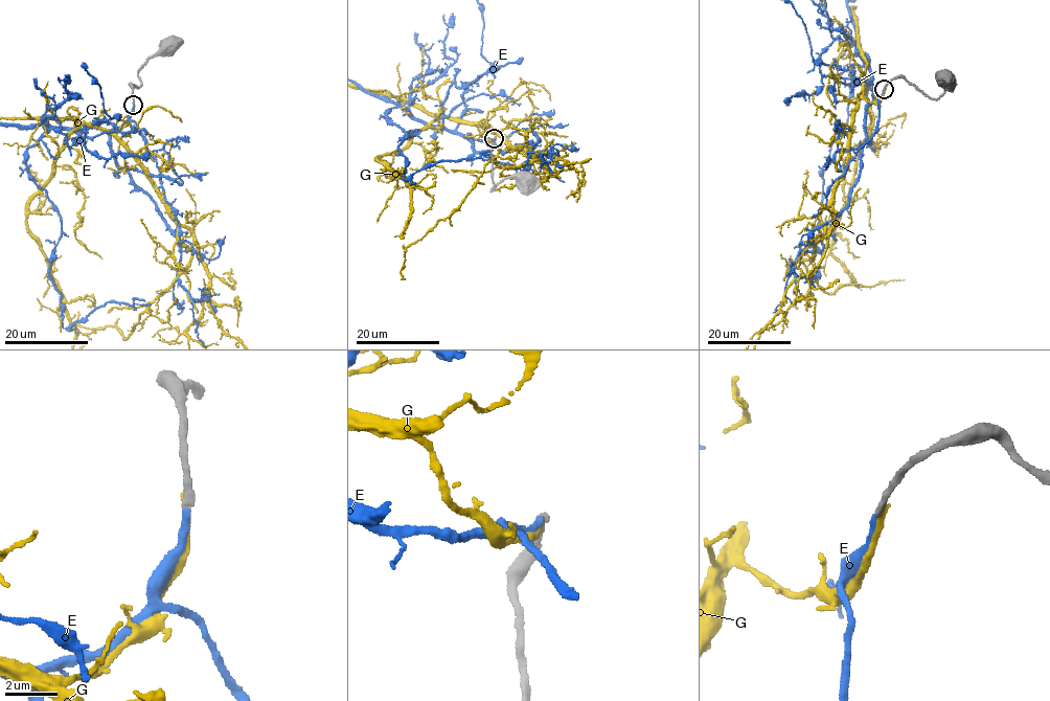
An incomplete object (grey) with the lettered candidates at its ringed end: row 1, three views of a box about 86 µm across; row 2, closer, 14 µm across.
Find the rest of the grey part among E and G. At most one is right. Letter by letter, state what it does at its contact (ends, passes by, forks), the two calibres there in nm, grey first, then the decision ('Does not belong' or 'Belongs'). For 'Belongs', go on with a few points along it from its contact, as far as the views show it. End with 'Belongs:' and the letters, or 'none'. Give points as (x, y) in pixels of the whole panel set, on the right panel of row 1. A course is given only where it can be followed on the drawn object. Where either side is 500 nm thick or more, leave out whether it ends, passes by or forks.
E: It ends there. Thickness 280 nm (grey) against 240 nm. Belongs
G: It ends there. Thickness 300 nm (grey) against 240 nm. Does not belong
Belongs: E

